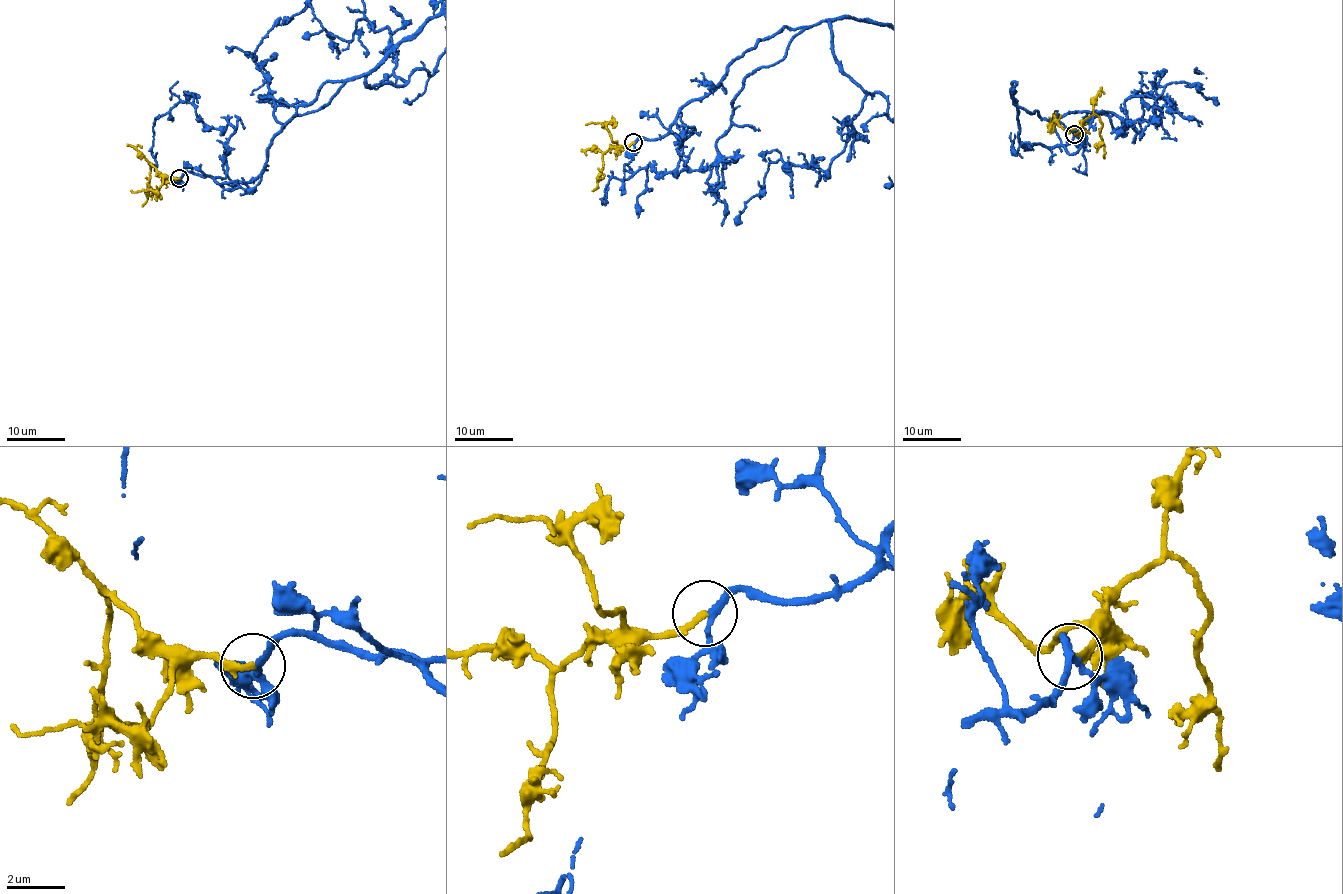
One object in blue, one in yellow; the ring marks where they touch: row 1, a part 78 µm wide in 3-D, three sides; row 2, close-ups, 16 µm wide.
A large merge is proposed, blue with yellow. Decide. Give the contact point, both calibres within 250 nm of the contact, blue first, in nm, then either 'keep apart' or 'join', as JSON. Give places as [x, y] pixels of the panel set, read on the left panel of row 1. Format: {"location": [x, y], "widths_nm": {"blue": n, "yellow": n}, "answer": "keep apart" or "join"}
{"location": [179, 178], "widths_nm": {"blue": 200, "yellow": 220}, "answer": "join"}

